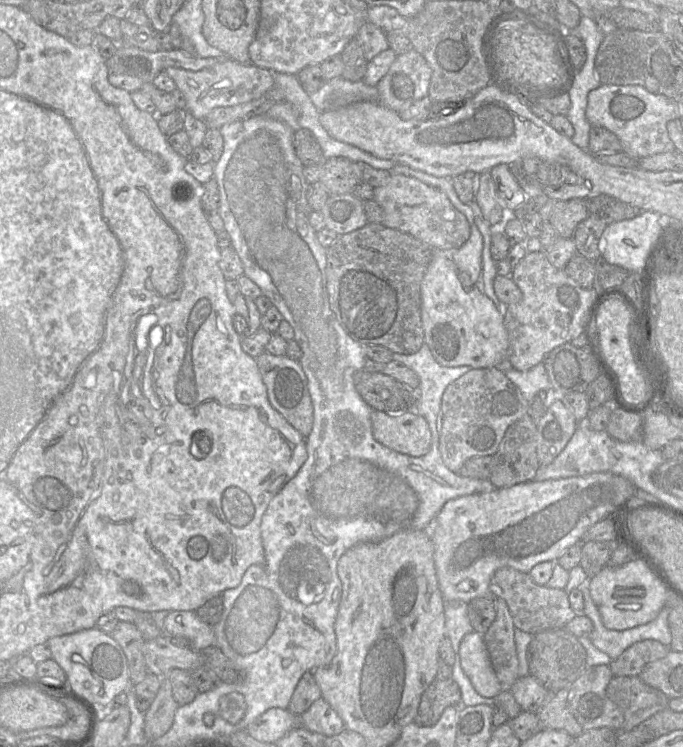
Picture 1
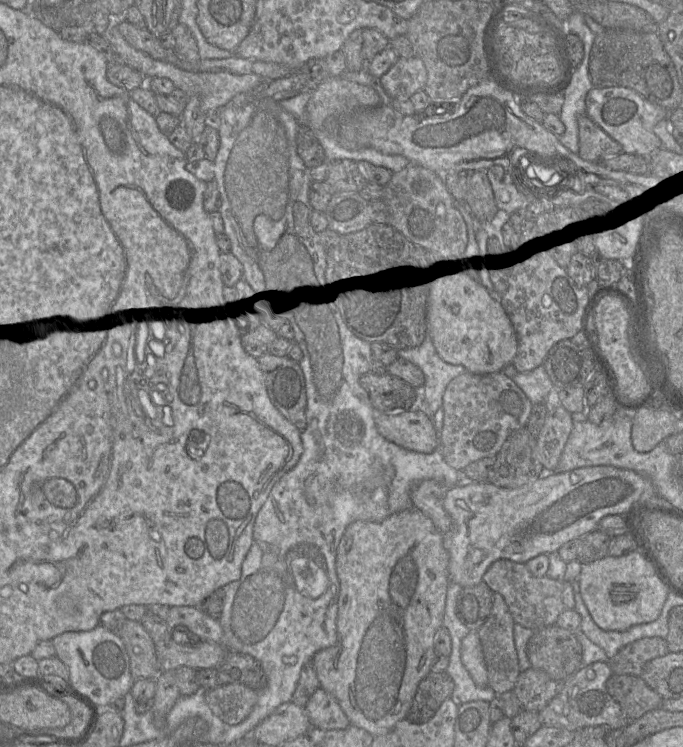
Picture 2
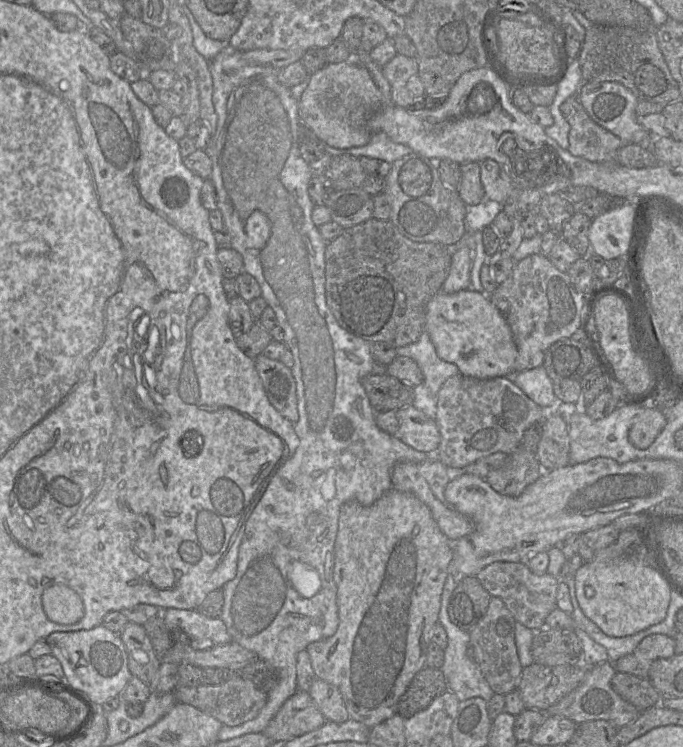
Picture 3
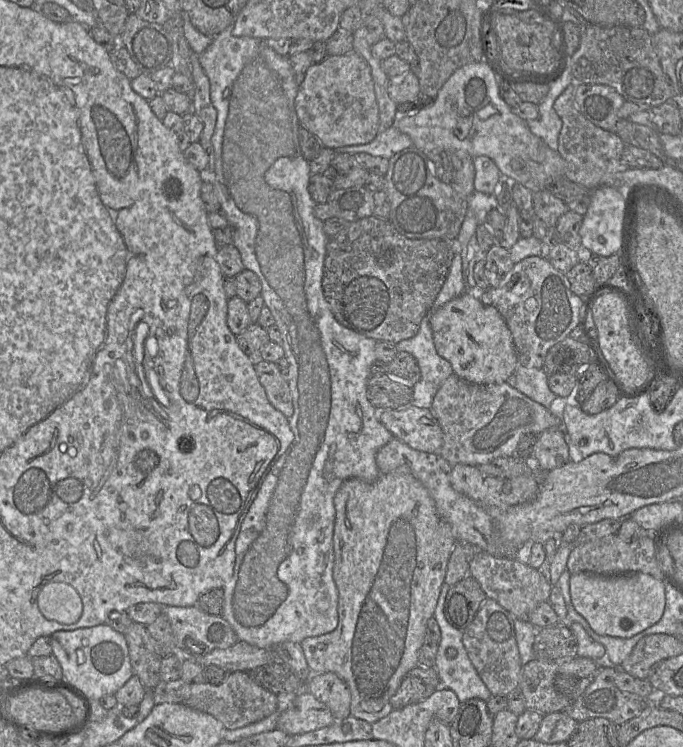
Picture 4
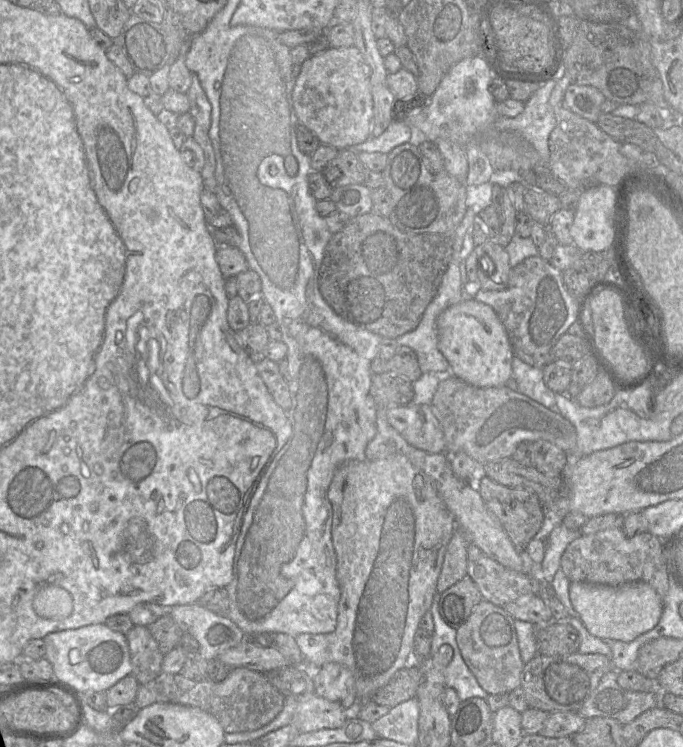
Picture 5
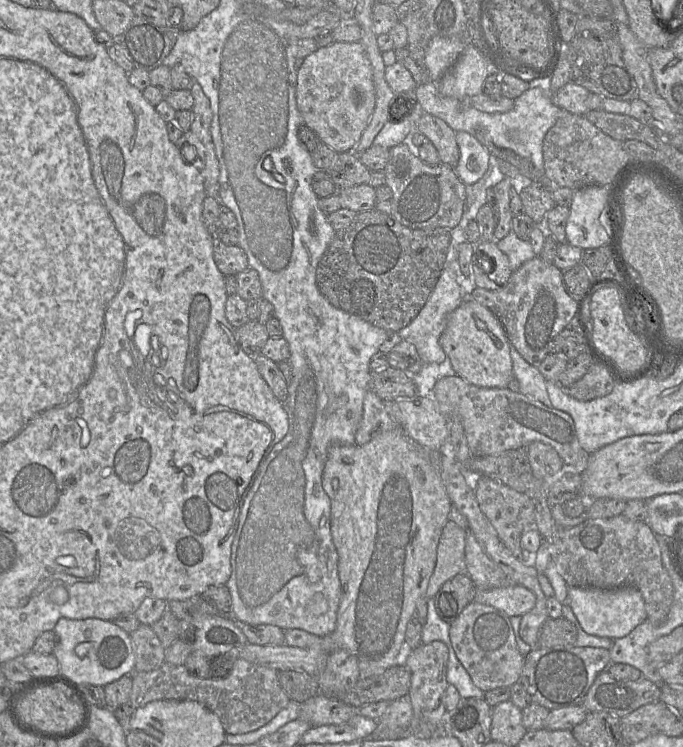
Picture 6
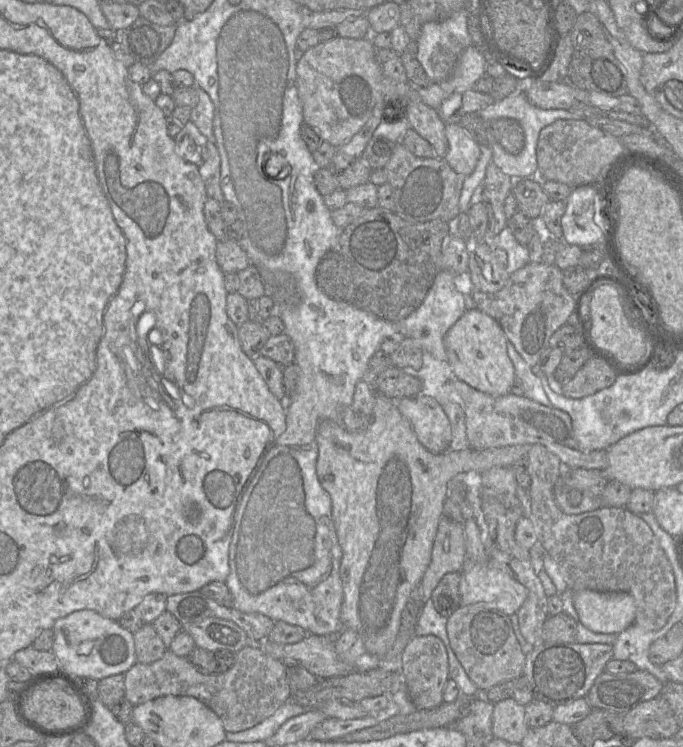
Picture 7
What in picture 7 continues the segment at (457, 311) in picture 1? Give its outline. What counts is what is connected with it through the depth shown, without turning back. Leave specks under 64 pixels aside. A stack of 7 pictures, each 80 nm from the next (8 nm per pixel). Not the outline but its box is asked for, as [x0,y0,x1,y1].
[444,309,515,396]

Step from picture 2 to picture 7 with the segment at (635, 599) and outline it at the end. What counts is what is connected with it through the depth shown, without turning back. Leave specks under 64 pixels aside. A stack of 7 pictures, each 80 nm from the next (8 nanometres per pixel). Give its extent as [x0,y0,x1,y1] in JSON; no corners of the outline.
[574,592,635,634]

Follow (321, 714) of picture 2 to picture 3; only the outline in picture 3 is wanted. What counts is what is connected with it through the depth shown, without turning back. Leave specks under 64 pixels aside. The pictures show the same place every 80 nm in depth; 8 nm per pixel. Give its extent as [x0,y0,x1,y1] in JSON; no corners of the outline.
[308,679,350,723]

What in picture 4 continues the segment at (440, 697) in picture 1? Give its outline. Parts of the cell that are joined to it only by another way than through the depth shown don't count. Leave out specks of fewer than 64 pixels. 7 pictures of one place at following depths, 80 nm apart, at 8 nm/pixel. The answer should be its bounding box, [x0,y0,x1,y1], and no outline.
[390,666,440,709]

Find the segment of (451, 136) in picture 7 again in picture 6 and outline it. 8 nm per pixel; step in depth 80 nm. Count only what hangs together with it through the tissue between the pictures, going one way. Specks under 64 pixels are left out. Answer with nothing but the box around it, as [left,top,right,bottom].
[454,133,490,185]

